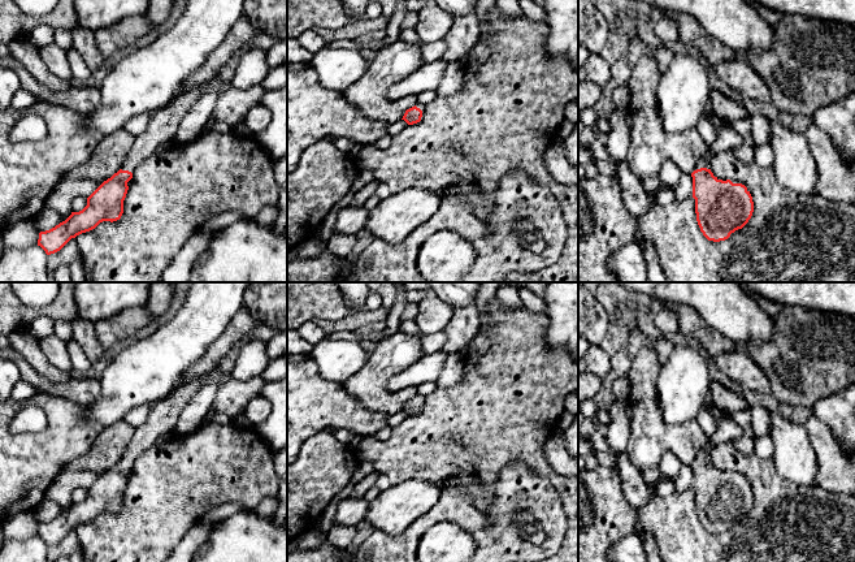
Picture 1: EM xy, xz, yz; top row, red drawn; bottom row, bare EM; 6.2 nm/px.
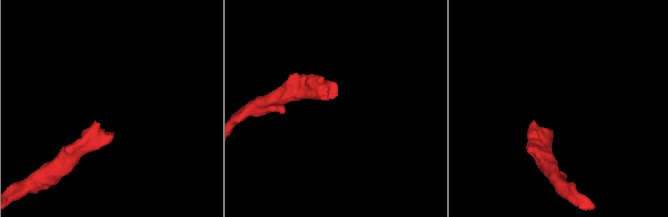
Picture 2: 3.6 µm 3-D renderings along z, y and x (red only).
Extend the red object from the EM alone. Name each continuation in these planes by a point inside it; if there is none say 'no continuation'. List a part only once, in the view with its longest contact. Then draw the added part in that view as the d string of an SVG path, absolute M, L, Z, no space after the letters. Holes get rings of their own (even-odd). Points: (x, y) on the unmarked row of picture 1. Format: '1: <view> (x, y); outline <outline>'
1: yz (704, 453); outline M708 444L704 445L702 450L699 450L695 455L694 462L700 461L700 459L707 459L711 461L711 453L712 453L712 446Z

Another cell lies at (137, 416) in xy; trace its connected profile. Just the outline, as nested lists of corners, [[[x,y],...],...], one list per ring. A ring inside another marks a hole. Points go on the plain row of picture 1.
[[[148,405],[134,407],[125,414],[122,420],[129,423],[134,428],[139,428],[146,423],[149,410],[151,410],[151,406]]]

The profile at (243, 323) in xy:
[[[242,307],[222,334],[207,349],[205,354],[191,368],[183,372],[179,382],[217,368],[229,351],[238,342],[247,338],[259,325],[261,323]]]

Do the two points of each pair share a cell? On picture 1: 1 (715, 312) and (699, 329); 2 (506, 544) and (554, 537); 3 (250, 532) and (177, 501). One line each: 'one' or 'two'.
1: two
2: one
3: two

